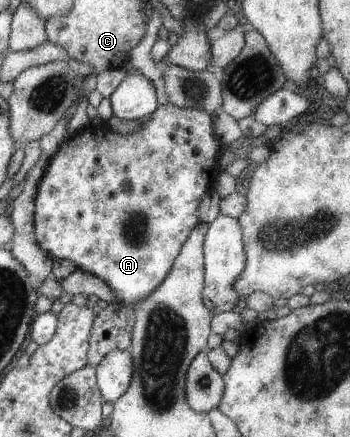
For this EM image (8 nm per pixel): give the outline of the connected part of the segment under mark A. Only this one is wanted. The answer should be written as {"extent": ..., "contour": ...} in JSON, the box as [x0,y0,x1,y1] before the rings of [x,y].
{"extent":[33,103,222,306],"contour":[[[171,103],[158,105],[148,116],[148,119],[139,127],[139,130],[120,135],[105,126],[93,127],[88,125],[80,133],[70,136],[59,145],[53,158],[48,162],[42,177],[37,185],[37,192],[33,199],[33,236],[36,243],[49,256],[56,260],[69,260],[76,268],[99,277],[109,288],[113,289],[117,303],[133,306],[134,302],[147,296],[165,278],[173,260],[190,230],[200,221],[197,214],[197,205],[201,195],[209,188],[215,187],[216,178],[221,172],[218,159],[222,147],[214,135],[212,120],[214,115],[195,109],[174,107]]]}

